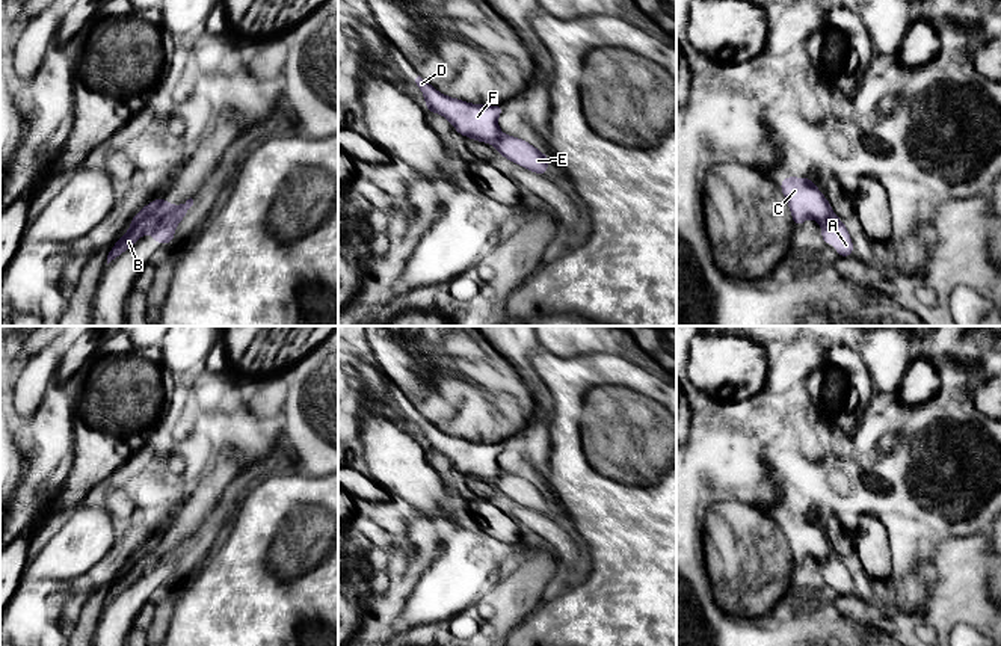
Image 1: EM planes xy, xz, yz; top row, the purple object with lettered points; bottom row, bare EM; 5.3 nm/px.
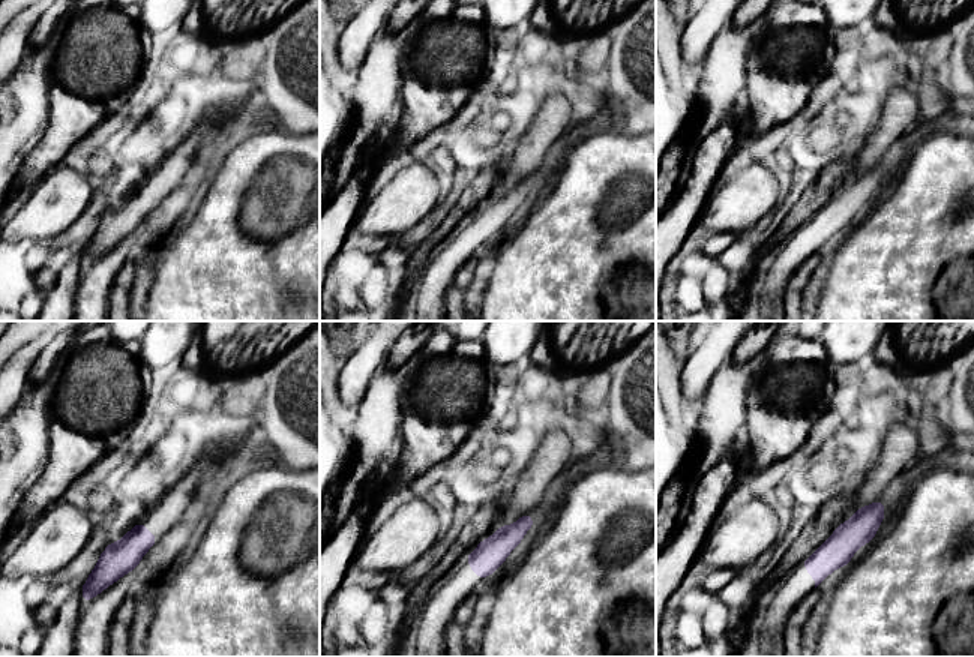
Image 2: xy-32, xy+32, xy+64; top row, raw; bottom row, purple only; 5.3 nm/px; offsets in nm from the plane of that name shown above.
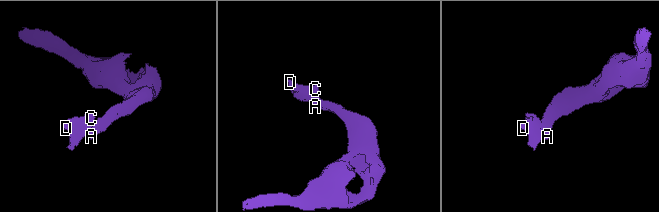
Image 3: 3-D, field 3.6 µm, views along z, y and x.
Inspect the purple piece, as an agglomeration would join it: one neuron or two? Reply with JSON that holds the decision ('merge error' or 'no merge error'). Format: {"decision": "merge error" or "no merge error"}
{"decision": "merge error"}

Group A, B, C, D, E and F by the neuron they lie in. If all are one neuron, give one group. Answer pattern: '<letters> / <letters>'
A E / B C D F

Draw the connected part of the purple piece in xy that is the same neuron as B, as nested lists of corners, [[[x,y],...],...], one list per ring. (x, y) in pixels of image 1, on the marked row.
[[[156,198],[152,202],[140,208],[131,219],[128,231],[113,245],[109,252],[107,264],[130,249],[142,235],[151,232],[151,229],[159,225],[159,222],[174,208],[175,205],[163,198]]]

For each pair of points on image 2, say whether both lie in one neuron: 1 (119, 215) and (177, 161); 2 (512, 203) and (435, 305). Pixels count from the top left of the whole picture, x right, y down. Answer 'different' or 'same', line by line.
1: same
2: same

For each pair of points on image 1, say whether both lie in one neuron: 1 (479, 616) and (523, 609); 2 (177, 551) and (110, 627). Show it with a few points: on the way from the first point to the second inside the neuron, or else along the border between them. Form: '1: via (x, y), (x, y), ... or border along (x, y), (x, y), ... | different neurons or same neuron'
1: via (489, 616), (502, 609), (512, 609) | same neuron
2: via (163, 569), (124, 609) | same neuron

